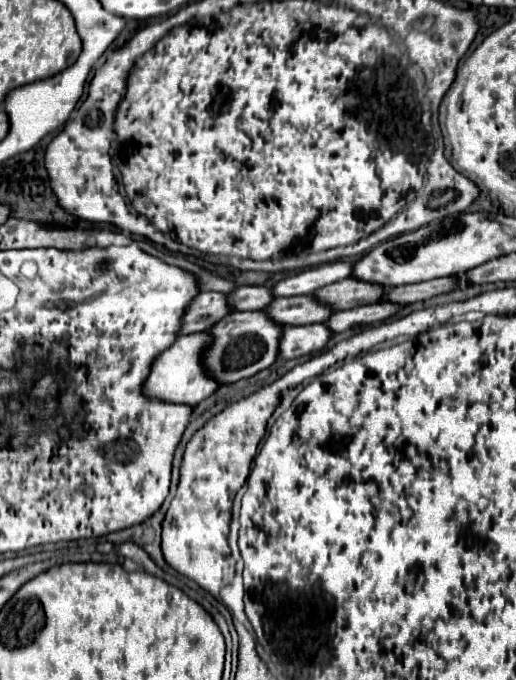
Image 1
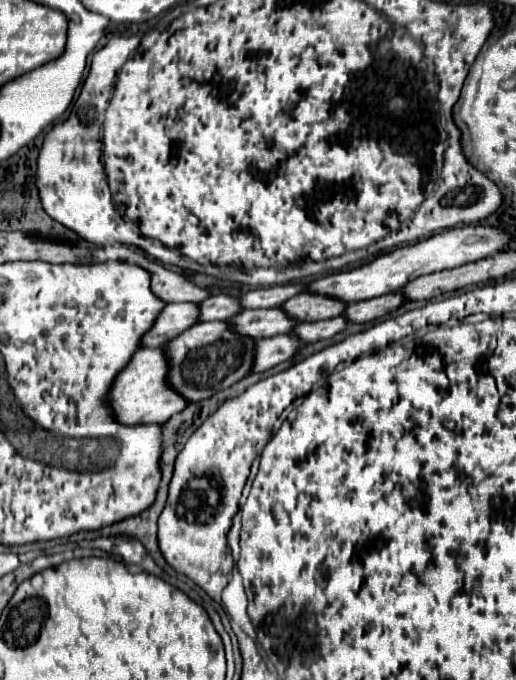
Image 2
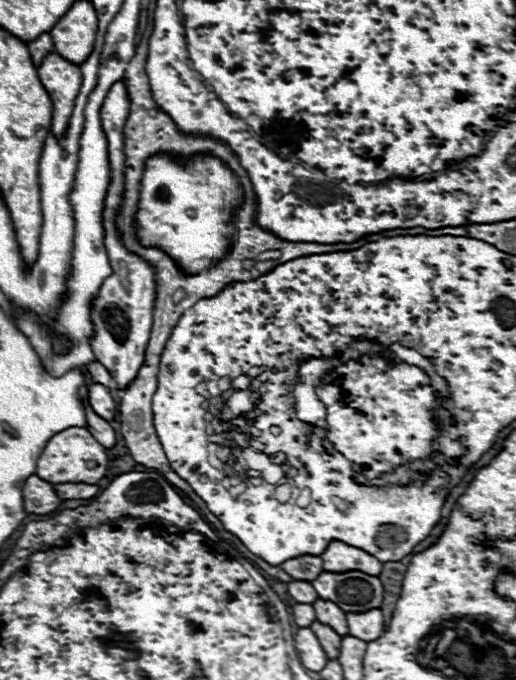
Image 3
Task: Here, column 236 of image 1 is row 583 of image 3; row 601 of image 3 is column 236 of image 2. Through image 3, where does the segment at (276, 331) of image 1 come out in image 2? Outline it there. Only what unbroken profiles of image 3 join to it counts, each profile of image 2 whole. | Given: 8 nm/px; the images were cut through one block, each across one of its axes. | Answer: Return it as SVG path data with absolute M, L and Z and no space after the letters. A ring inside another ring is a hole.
M200 322L166 344L170 352L170 384L190 402L206 400L246 378L254 366L256 340L242 336L230 322Z

